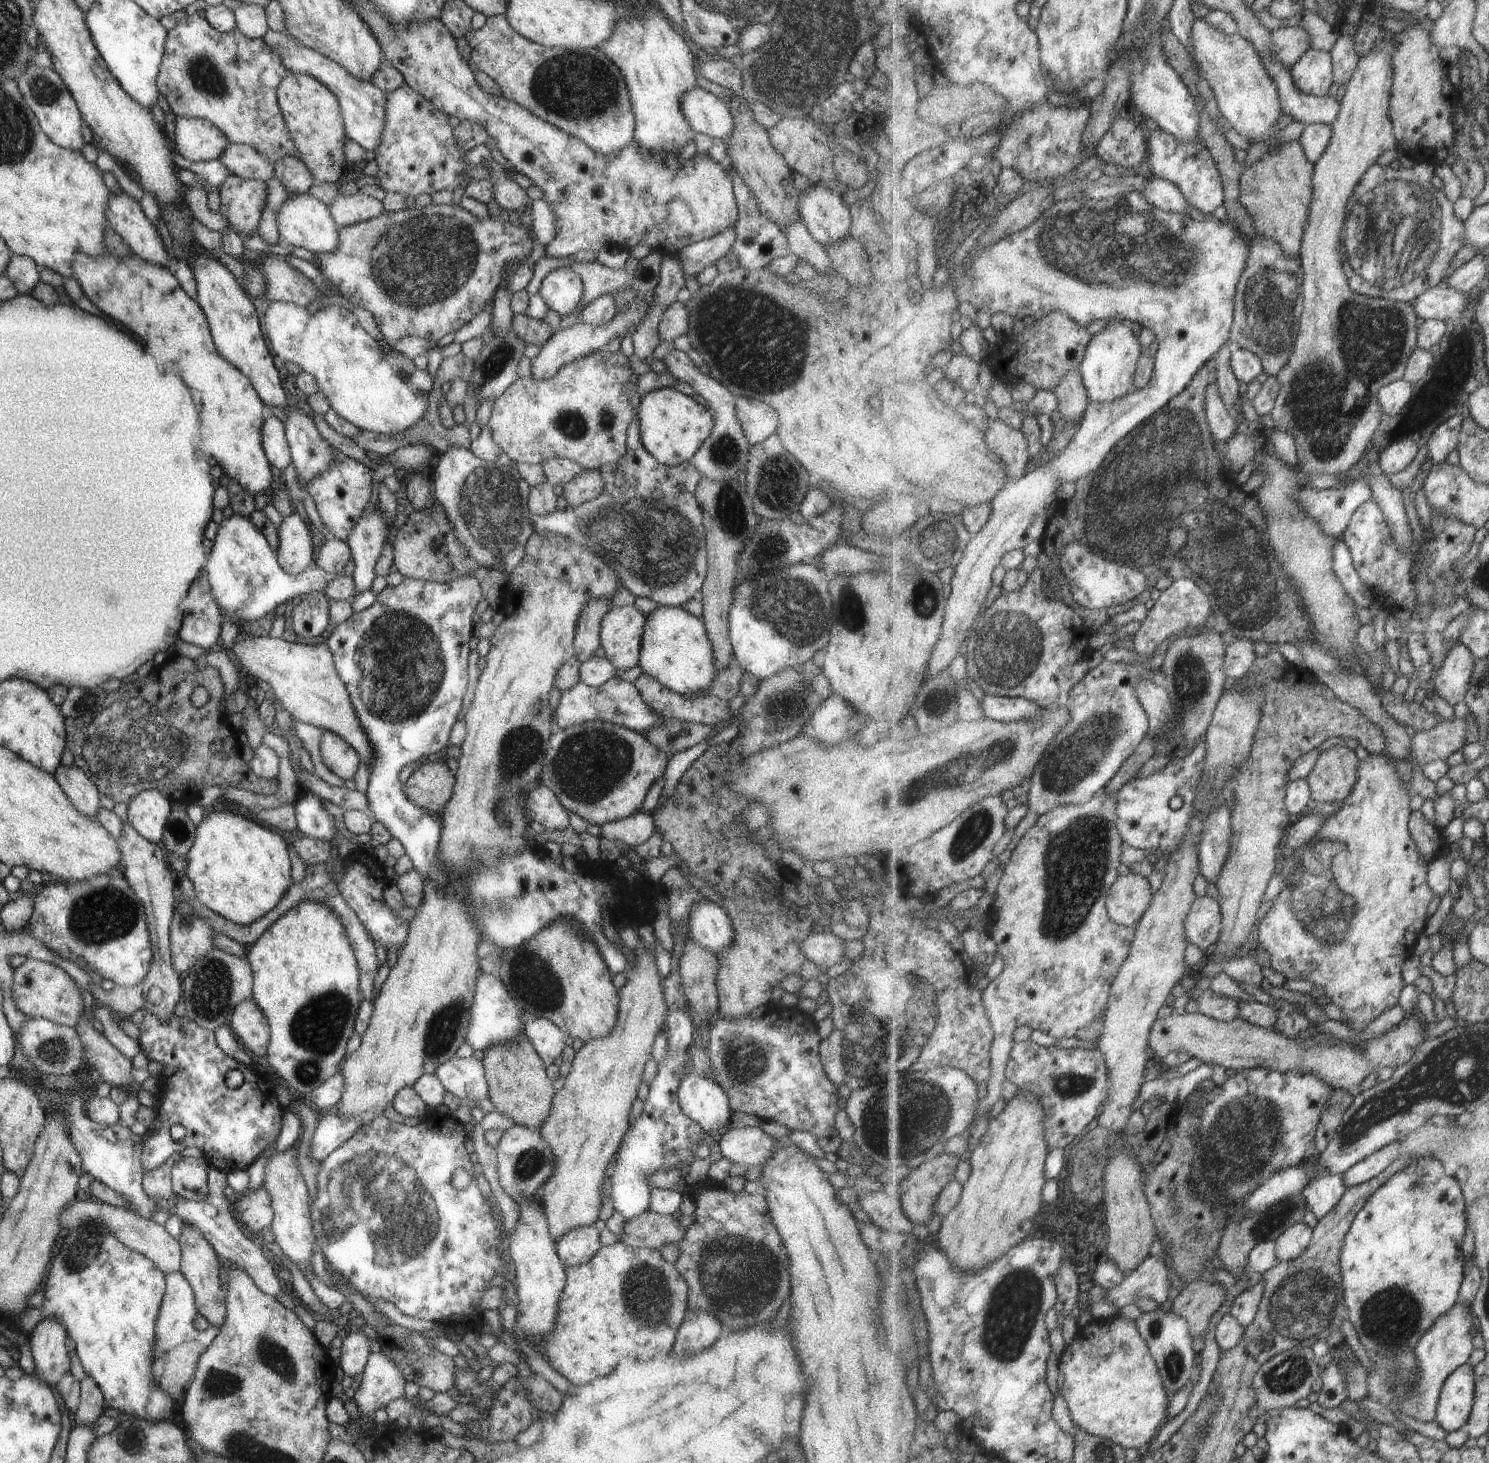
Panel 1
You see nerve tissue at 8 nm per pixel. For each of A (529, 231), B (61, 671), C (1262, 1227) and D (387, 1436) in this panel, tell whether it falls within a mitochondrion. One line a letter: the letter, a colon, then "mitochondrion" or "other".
A: other
B: other
C: mitochondrion
D: other

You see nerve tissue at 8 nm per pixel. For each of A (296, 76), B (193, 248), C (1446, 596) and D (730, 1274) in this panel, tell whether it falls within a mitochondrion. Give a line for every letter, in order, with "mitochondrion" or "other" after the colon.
A: other
B: other
C: mitochondrion
D: mitochondrion

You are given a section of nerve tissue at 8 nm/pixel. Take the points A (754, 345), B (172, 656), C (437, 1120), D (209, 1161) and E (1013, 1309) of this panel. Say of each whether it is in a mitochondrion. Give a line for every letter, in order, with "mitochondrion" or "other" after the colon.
A: mitochondrion
B: other
C: other
D: other
E: mitochondrion

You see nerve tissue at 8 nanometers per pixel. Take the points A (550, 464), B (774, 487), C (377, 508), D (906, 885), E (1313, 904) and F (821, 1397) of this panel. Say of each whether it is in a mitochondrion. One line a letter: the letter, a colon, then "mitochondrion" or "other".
A: other
B: mitochondrion
C: other
D: other
E: mitochondrion
F: other

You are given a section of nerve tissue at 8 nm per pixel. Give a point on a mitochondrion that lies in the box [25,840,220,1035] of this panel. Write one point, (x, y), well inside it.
(105, 914)

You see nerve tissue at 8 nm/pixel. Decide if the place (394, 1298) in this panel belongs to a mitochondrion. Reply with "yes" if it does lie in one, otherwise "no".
no

